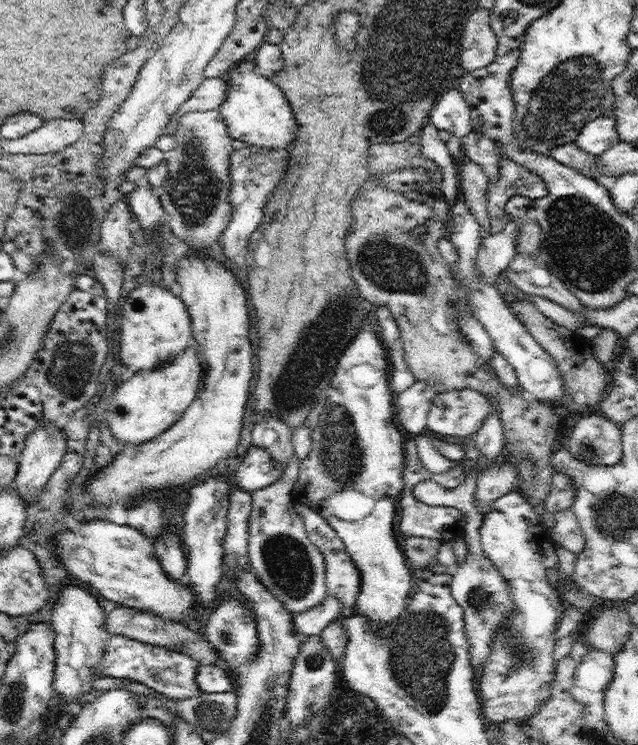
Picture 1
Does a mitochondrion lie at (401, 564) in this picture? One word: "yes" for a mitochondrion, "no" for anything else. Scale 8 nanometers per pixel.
no

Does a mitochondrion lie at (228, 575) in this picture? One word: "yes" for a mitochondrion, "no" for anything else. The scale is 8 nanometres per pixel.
no

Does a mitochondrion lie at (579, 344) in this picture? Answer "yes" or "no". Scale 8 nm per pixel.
no

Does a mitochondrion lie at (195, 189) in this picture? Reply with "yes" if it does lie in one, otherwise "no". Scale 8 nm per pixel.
yes

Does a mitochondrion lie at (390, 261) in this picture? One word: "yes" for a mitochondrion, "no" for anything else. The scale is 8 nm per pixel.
yes

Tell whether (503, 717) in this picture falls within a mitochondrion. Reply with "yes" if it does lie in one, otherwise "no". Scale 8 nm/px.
no

